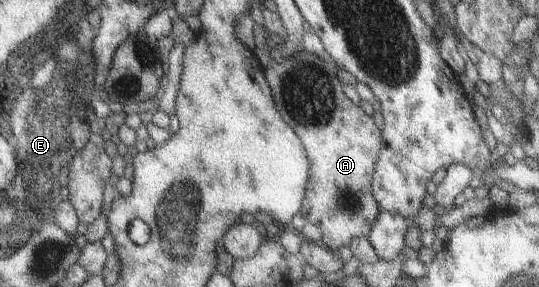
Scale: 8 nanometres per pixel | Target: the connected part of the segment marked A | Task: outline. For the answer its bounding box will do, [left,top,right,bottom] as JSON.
[263,50,381,252]

